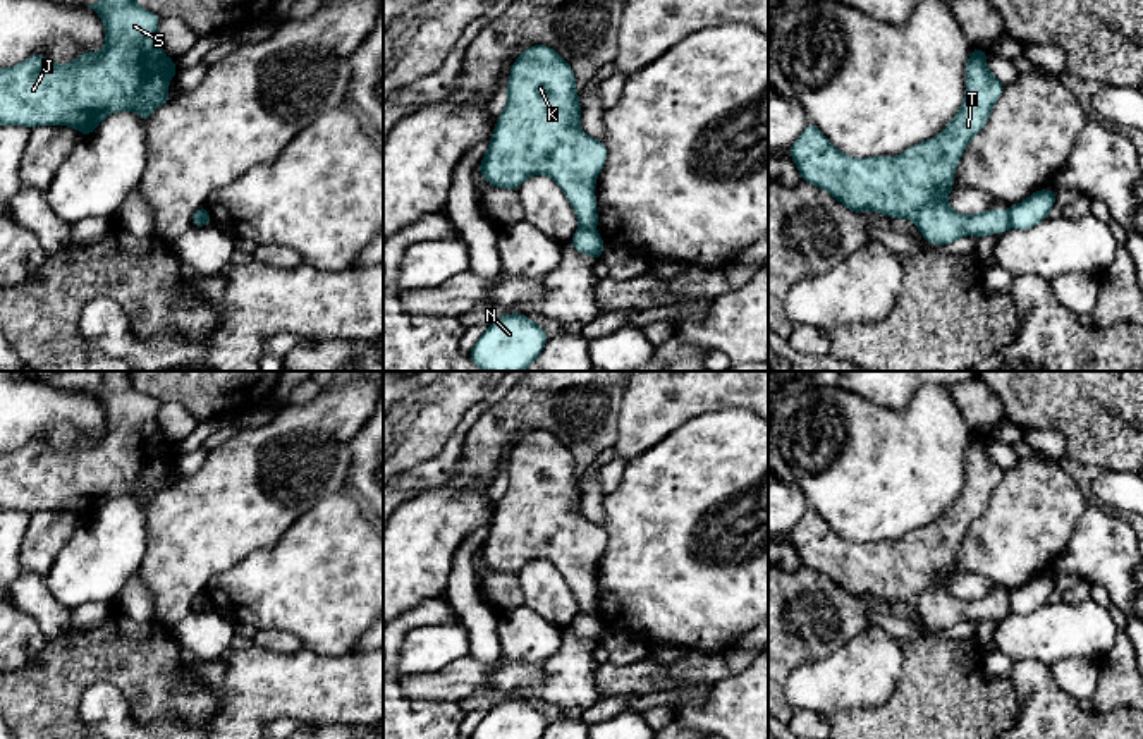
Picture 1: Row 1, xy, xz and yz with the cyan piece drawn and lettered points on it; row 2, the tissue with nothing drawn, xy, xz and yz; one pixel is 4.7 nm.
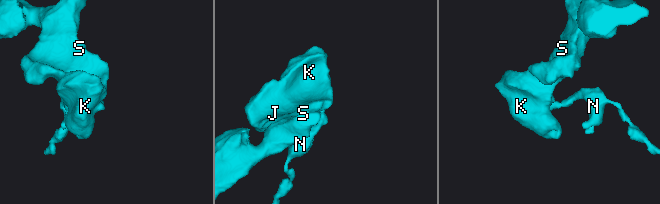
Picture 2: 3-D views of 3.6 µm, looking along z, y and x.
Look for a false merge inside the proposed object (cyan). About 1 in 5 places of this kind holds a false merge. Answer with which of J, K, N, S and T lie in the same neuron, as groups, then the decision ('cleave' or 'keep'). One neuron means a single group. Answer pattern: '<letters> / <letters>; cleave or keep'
J K S T / N; cleave

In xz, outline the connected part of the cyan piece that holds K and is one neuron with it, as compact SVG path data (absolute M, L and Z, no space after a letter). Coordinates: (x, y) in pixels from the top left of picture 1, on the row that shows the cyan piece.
M553 48L523 52L507 84L507 105L480 163L483 179L519 189L535 175L552 177L572 205L579 227L598 225L595 180L607 162L607 146L581 129L574 72Z

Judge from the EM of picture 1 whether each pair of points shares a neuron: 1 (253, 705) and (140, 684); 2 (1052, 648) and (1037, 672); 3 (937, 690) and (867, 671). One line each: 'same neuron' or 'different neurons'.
1: different neurons
2: different neurons
3: different neurons

